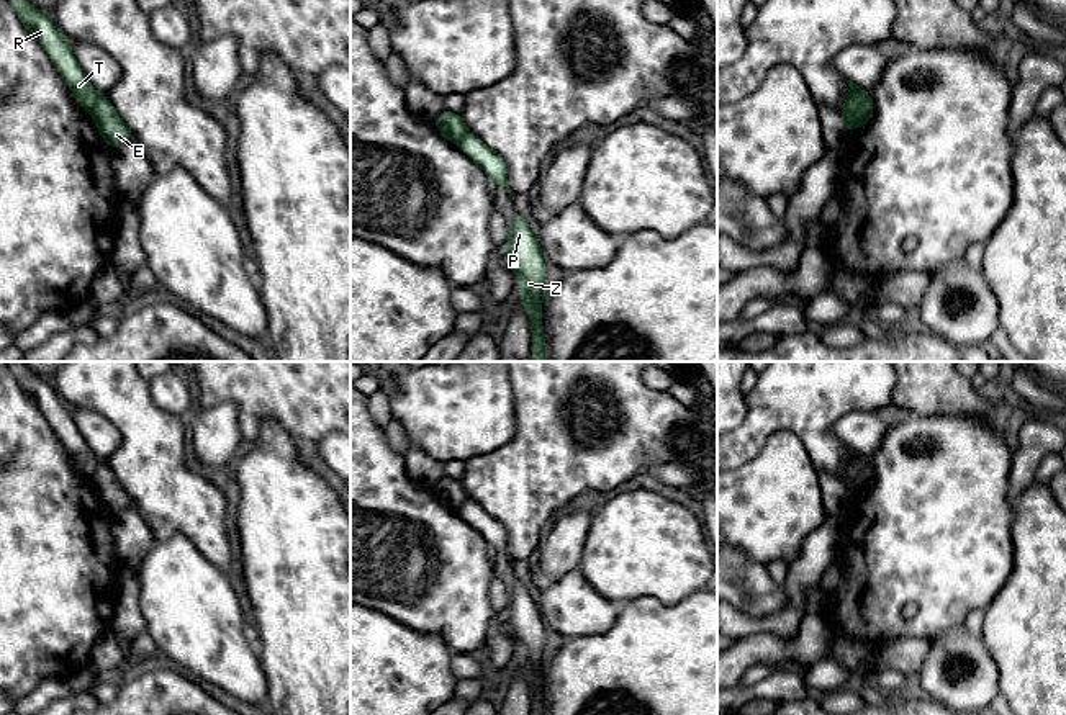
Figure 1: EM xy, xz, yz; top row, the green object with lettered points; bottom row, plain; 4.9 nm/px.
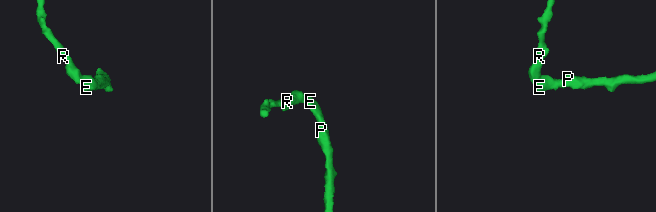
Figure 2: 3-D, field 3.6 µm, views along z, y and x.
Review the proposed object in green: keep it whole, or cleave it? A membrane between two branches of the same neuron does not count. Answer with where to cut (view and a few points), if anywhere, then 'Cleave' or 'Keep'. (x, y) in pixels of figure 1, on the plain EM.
Split along yz (870, 462), (844, 490). Cleave

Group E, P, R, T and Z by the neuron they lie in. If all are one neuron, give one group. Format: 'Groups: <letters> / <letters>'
Groups: E P Z / R T

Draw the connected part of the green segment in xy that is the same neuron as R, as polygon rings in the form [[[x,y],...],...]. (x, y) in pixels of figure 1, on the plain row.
[[[7,362],[23,393],[39,407],[52,432],[70,455],[74,466],[85,478],[92,478],[100,458],[90,450],[79,432],[67,404],[59,398],[49,380],[33,373],[23,362]]]

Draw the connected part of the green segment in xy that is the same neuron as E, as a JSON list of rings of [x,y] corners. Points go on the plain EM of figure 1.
[[[100,461],[95,474],[90,478],[93,489],[102,502],[102,506],[111,514],[116,515],[124,509],[133,507],[133,499],[120,486],[113,470]]]

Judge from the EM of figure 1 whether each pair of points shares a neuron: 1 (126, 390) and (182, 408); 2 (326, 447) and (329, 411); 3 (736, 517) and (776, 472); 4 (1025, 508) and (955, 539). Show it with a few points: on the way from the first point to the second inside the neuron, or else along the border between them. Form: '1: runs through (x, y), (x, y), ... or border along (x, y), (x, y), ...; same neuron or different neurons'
1: border along (148, 382), (151, 398), (166, 411), (185, 419); different neurons
2: border along (333, 431), (316, 444); different neurons
3: runs through (747, 506), (770, 483); same neuron
4: border along (1007, 494), (1014, 552); different neurons

